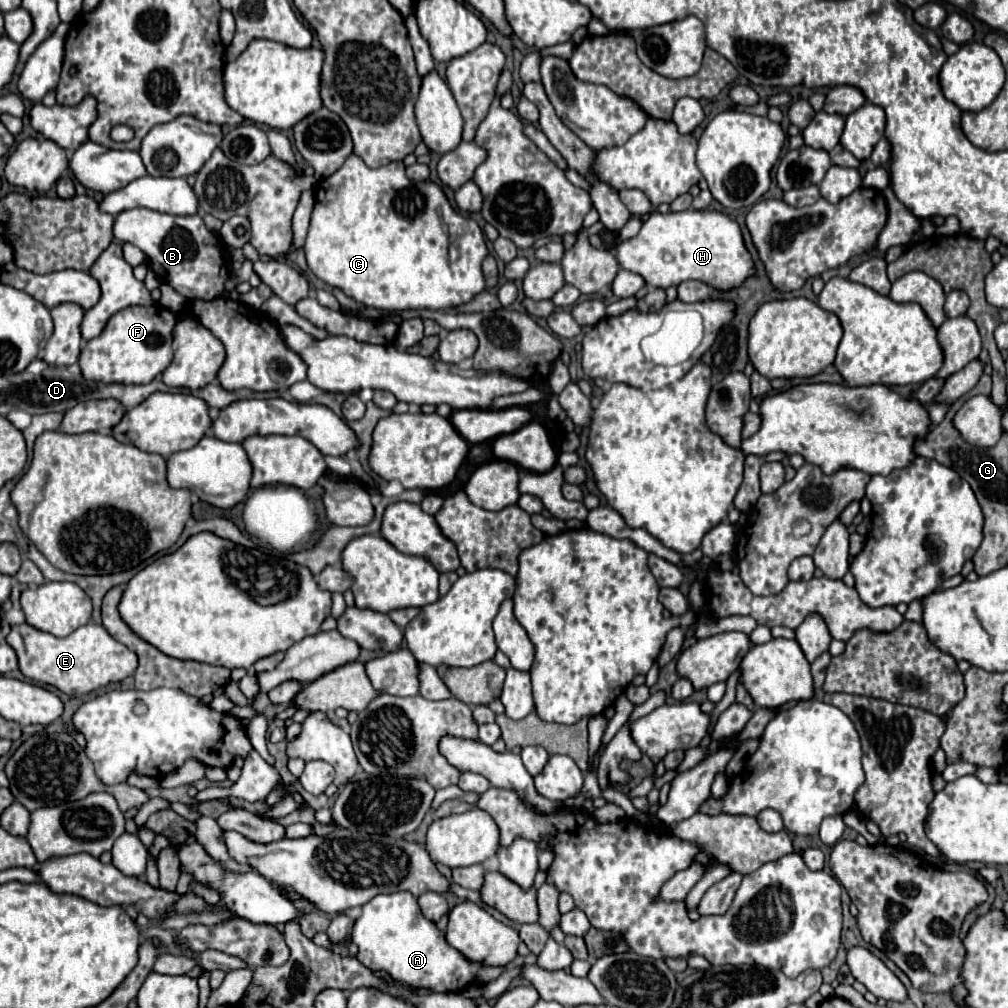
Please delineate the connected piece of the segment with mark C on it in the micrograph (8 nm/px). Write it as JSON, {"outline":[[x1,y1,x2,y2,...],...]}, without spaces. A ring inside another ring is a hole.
{"outline":[[352,153,334,175,320,181,304,251,310,271,320,281,366,307,382,311,448,309,468,303,486,287,482,261,488,255,488,247,482,229,474,219,452,209,440,185,432,181,410,181,402,161,370,169],[382,207,388,209,388,215,382,215]]}

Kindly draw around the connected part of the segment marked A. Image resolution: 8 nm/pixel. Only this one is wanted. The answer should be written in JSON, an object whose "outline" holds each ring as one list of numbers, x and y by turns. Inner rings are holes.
{"outline":[[410,891,376,895,372,901,368,901,352,927,350,939,358,945,356,959,364,967,370,971,382,971,392,981,404,983,412,989,460,993,470,985,488,985,504,971,504,967,470,961,458,949,448,945,444,931,440,931,434,921,422,915,416,897]]}

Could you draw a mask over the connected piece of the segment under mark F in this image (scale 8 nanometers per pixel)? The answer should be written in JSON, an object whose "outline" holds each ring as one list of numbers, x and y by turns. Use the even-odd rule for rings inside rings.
{"outline":[[162,305,126,307,110,317,102,335,86,343,80,353,80,369,88,381,100,383,150,383,172,361,172,331,176,315]]}

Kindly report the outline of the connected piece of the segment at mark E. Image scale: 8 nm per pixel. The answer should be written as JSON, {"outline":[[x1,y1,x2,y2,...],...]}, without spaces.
{"outline":[[22,623,12,627,6,641,16,651,20,661,20,671,28,679,52,685,66,695,82,695,102,685,122,681,130,677,138,667,136,653,130,651,126,645,118,643,116,639,112,639,110,633,96,623,88,623,62,639,44,633,40,629,34,629,28,623]]}

